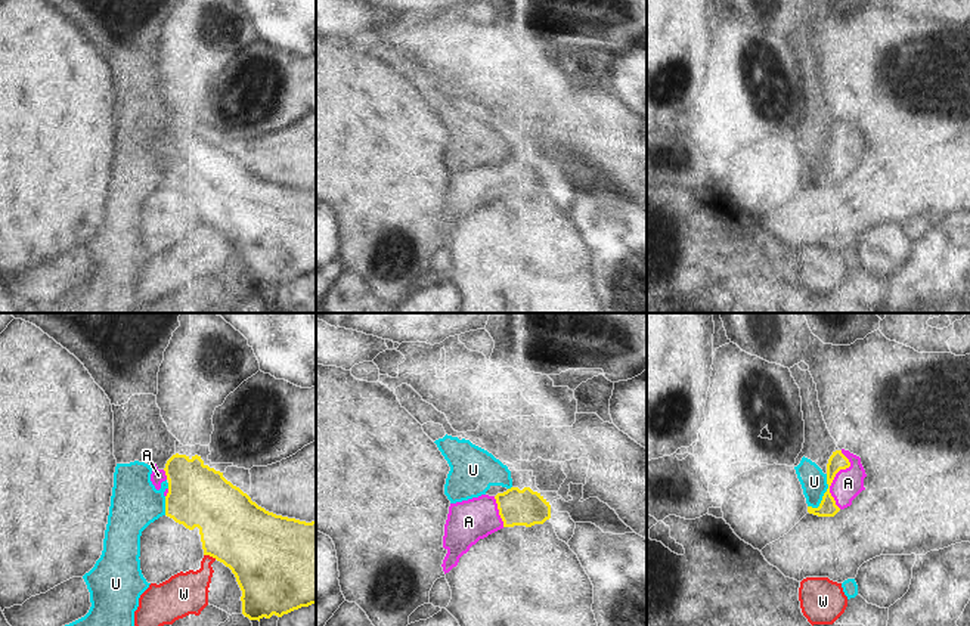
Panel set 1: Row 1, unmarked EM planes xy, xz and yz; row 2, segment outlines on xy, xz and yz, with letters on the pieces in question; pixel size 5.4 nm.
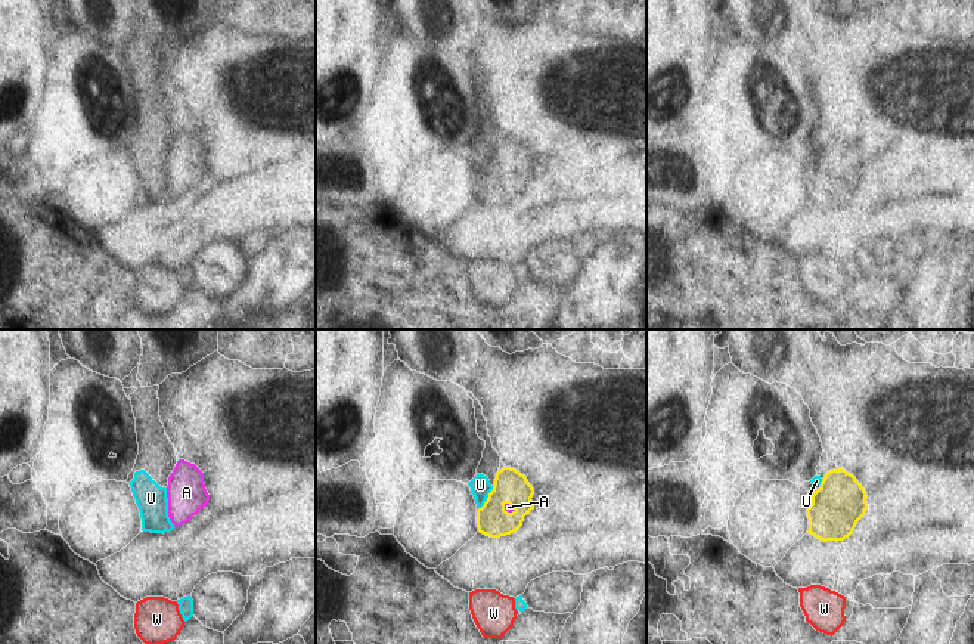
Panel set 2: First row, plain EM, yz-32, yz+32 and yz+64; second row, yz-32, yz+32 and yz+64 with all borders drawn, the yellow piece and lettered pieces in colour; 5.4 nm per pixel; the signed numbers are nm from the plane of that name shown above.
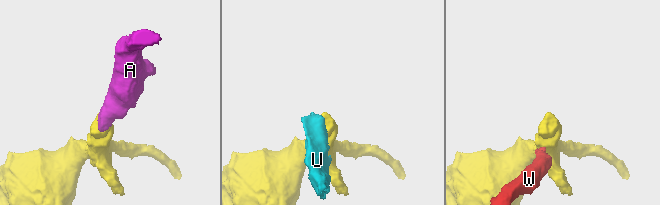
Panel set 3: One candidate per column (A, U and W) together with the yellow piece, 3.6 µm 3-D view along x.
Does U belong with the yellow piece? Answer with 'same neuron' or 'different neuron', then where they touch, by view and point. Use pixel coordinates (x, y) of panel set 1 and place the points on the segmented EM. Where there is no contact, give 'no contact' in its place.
different neuron; contact yz (824, 495)

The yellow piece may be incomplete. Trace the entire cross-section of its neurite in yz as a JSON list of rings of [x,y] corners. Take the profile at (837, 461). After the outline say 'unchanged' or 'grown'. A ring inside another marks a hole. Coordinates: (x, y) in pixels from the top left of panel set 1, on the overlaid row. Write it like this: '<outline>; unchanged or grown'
[[[836,450],[827,464],[828,489],[818,508],[808,506],[808,512],[818,517],[834,517],[840,509],[852,505],[852,501],[865,490],[865,470],[861,458],[849,450]]]; grown

